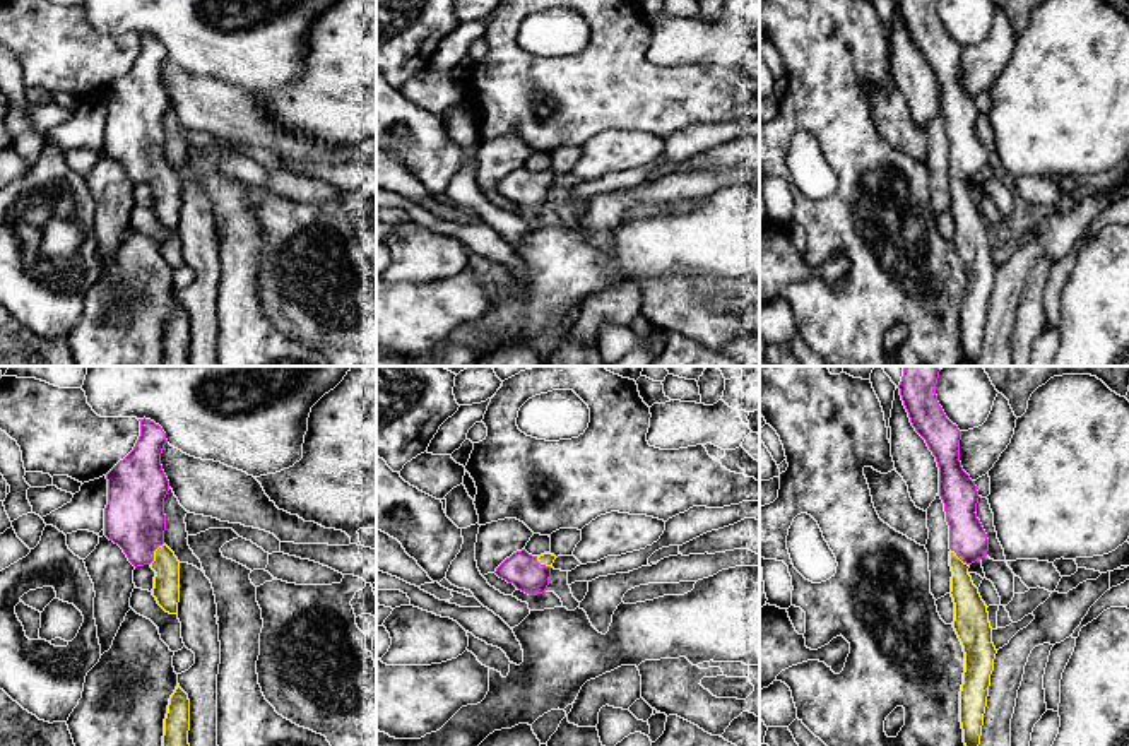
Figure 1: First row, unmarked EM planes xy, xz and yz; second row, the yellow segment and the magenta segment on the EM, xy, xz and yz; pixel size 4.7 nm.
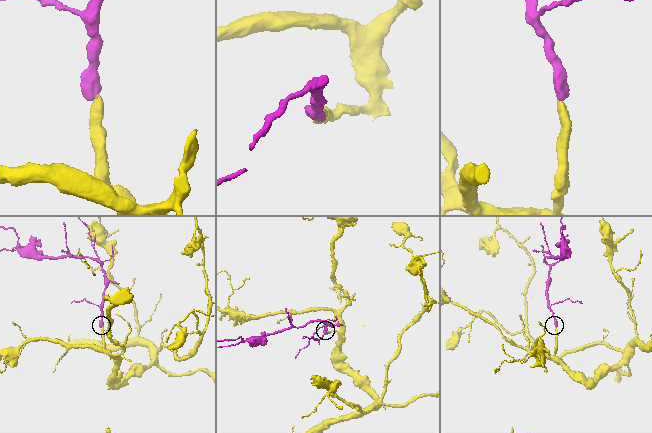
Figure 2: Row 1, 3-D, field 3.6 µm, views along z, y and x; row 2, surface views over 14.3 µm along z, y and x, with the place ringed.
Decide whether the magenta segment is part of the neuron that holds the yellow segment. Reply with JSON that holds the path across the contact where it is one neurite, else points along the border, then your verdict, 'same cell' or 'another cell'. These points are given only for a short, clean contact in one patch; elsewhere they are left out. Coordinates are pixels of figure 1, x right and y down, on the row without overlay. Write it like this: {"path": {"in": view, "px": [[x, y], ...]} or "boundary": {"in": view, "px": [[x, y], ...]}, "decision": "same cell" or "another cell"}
{"path": {"in": "xy", "px": [[166, 199], [166, 182], [154, 170], [142, 158], [134, 136]]}, "decision": "same cell"}

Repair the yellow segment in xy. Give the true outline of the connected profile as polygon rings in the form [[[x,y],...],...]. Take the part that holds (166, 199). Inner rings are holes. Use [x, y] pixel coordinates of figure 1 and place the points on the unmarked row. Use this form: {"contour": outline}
{"contour": [[[145,34],[139,38],[140,53],[133,67],[106,91],[104,152],[123,166],[135,185],[149,181],[156,188],[152,212],[166,229],[178,231],[180,178],[164,161],[164,115],[169,108],[169,98],[161,82],[161,70],[168,56],[154,38]]]}

